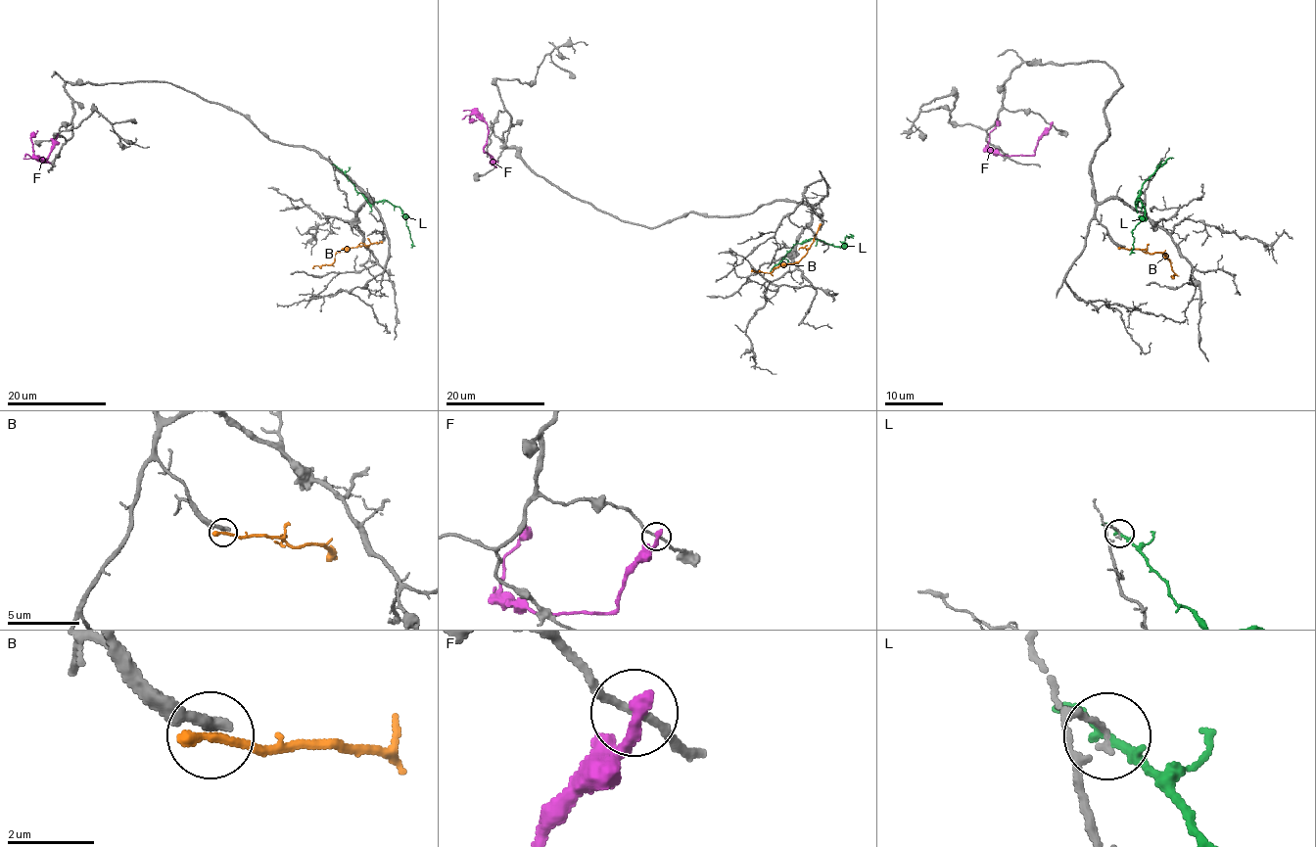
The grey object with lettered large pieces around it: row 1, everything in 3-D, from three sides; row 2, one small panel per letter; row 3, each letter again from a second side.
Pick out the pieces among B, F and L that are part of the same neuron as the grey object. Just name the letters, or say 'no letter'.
no letter

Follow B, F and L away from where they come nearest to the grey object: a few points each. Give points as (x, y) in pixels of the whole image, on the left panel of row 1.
B: (380, 242), (367, 247), (341, 250), (330, 264), (313, 266)
F: (57, 136), (45, 163), (49, 163), (41, 161), (34, 154), (31, 138), (37, 130)
L: (338, 167), (370, 204), (387, 201), (401, 210), (412, 242), (411, 247)

